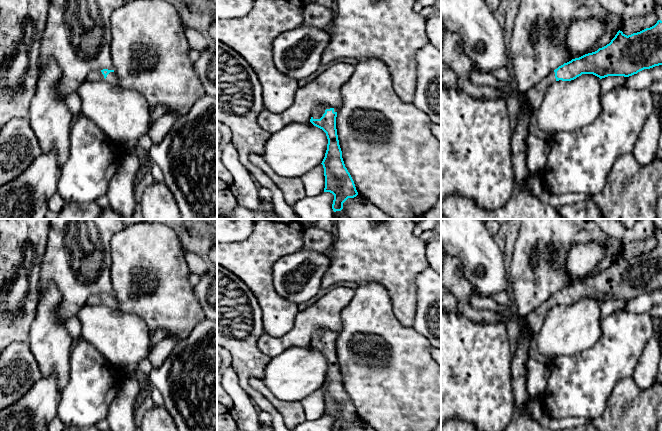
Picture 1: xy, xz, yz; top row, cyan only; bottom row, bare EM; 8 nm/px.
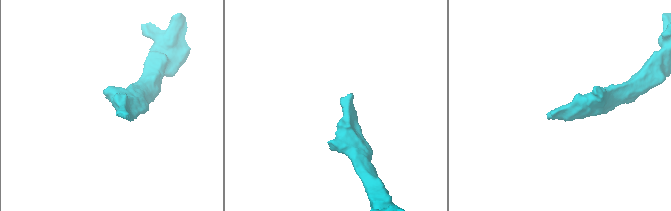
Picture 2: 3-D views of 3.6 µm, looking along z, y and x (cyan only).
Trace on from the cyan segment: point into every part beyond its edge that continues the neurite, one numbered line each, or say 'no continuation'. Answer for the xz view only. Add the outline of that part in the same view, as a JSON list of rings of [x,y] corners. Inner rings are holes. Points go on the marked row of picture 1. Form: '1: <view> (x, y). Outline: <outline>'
1: xz (318, 112). Outline: [[[318,105],[313,111],[313,114],[312,114],[313,119],[320,119],[325,113],[325,110],[330,108],[333,108],[333,107],[326,106],[326,105]]]

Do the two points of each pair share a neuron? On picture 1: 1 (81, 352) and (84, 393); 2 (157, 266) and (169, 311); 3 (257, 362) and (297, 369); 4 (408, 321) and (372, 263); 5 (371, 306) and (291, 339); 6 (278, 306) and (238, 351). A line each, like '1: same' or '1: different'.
1: same
2: same
3: different
4: same
5: different
6: different

